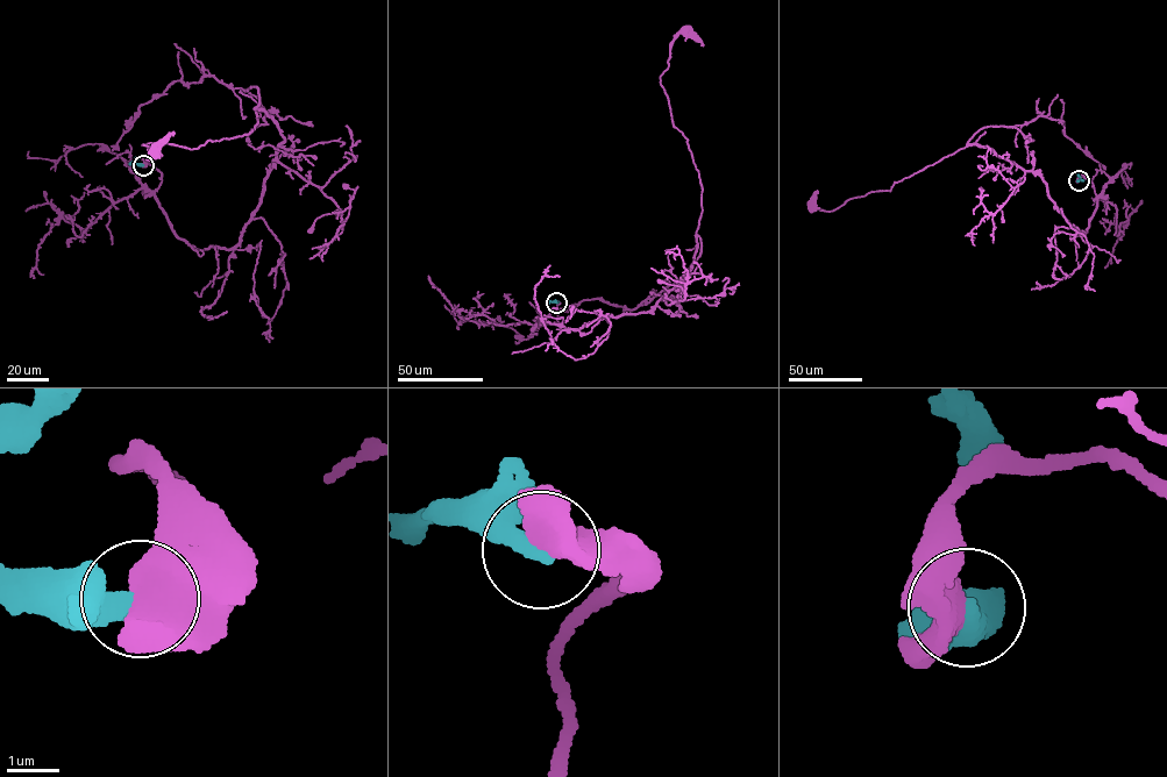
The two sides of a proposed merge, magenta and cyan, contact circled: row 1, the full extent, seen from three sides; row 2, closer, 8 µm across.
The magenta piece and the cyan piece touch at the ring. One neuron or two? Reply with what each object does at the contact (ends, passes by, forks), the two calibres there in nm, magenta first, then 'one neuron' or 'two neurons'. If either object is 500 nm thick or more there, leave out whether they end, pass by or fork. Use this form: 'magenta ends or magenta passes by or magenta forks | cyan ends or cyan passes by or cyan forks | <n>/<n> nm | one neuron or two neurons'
700/420 nm | two neurons

